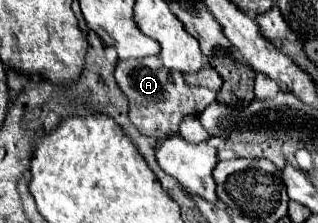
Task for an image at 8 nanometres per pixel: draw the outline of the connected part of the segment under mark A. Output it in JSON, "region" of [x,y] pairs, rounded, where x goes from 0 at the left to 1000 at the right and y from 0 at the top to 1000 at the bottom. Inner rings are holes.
{"region":[[[494,251],[374,269],[362,296],[362,359],[406,448],[406,529],[418,565],[475,628],[494,628],[513,601],[494,592],[494,574],[531,574],[525,592],[557,583],[575,520],[619,520],[682,430],[651,395],[588,386],[575,332],[506,296],[506,269]]]}

